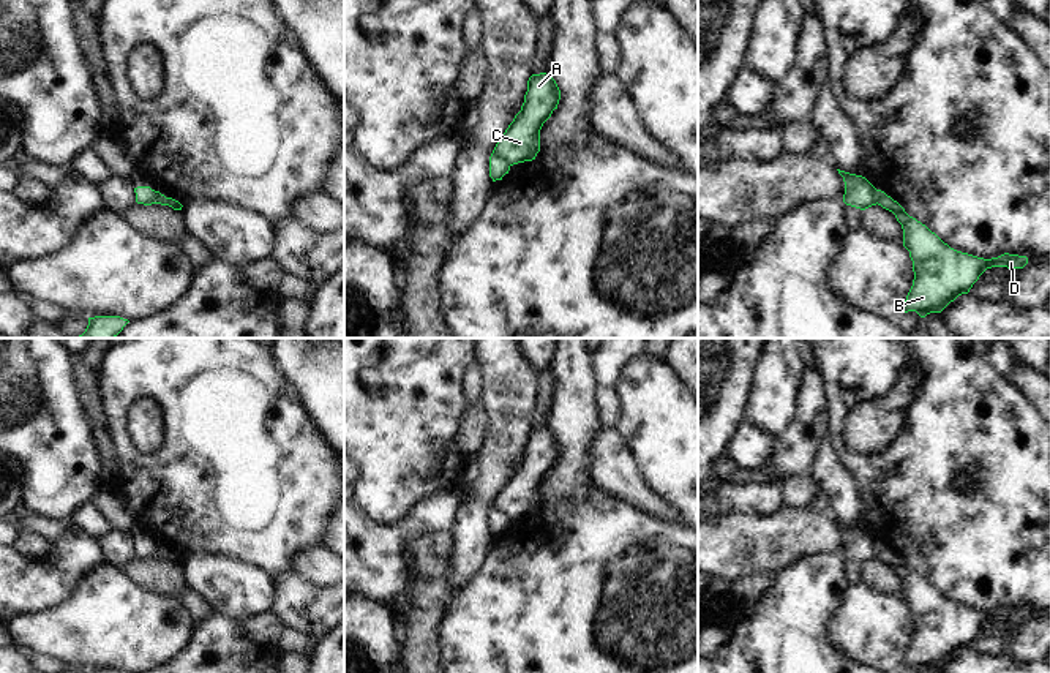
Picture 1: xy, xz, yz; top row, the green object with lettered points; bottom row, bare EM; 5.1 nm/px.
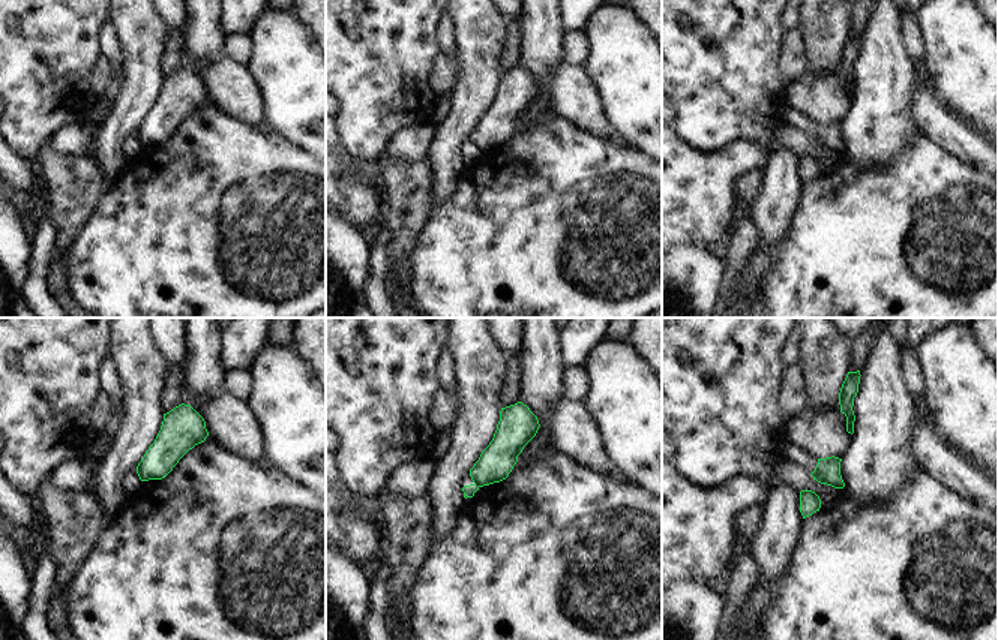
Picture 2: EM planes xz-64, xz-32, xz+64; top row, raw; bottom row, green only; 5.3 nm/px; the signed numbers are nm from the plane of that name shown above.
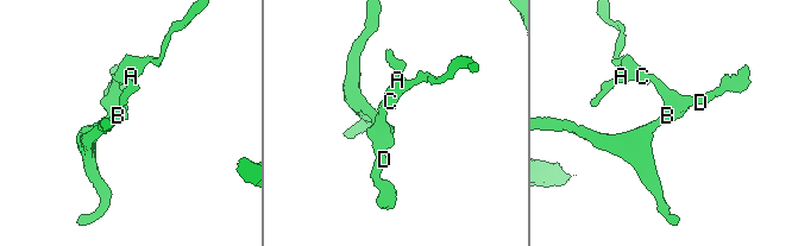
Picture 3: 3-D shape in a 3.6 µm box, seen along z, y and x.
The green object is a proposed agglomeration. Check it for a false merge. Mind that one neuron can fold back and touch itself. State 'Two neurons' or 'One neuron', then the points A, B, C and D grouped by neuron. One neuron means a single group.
Two neurons. Groups: A C / B D.

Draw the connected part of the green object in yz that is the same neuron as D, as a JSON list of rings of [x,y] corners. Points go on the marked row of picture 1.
[[[876,190],[876,204],[892,212],[902,224],[903,246],[913,261],[914,280],[903,313],[916,311],[921,318],[941,313],[958,295],[968,294],[987,269],[1023,269],[1028,264],[1026,256],[1004,253],[984,259],[951,248],[881,190]]]

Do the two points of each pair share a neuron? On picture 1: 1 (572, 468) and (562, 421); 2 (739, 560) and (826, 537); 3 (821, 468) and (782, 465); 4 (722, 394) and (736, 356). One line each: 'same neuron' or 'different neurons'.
1: same neuron
2: same neuron
3: different neurons
4: same neuron

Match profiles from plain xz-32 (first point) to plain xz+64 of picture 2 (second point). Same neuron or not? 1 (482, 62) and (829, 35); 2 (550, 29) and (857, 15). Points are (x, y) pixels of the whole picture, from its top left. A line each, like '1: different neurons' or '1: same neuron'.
1: same neuron
2: different neurons

